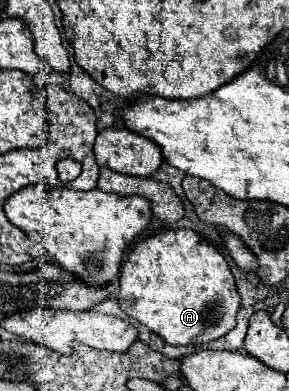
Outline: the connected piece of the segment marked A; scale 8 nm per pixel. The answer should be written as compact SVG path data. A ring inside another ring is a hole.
M158 229L138 239L120 269L120 307L170 345L208 343L236 325L240 295L224 255L196 231Z

